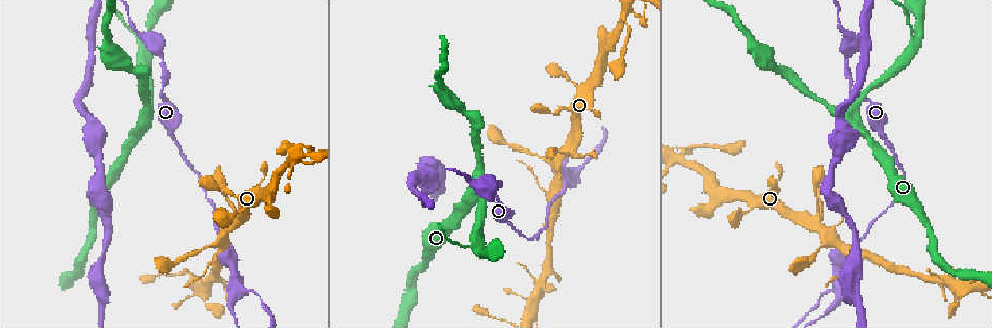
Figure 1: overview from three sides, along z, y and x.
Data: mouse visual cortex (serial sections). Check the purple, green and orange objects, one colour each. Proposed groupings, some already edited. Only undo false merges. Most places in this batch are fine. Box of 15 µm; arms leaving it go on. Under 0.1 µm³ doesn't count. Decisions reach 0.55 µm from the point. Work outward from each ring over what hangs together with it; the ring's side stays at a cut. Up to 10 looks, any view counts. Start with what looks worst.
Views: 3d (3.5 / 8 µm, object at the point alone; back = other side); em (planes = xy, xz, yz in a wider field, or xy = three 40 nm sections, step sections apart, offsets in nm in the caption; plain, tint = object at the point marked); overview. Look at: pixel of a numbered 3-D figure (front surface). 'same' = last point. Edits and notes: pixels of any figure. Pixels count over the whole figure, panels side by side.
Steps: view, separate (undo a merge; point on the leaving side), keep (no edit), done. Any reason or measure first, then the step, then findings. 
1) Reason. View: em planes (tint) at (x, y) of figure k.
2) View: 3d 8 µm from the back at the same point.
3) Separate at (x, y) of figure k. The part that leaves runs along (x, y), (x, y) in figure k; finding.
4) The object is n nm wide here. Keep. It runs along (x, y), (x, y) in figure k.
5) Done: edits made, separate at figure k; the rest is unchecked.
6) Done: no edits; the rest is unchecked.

Abrupt turn. View: 3d 3.5 µm at (851, 89) of figure 1.

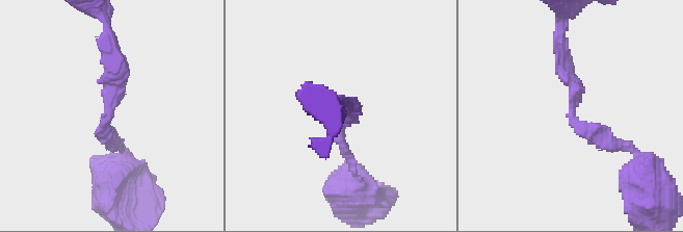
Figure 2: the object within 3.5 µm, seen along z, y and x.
The arms are 150, 200 nm wide; need the tissue. View: em xy step 1 (plain) at (103, 119) of figure 2.

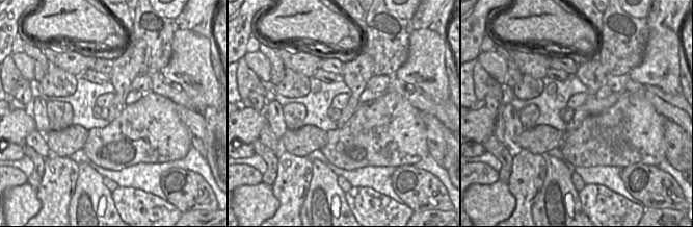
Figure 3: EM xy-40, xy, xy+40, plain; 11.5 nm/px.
View: em xy step 1 (tint) at the same point.

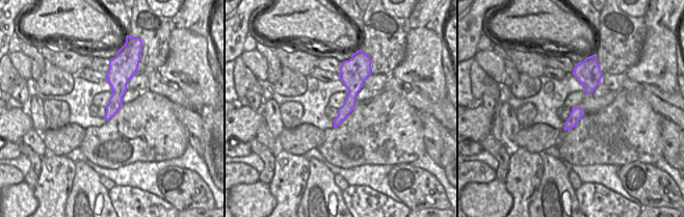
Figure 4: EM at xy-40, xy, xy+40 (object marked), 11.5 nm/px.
The object is 140 nm wide here. Keep. It runs along (628, 148), (575, 122), (561, 54) in figure 2; all the same cell.

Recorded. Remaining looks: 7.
Thin arm on a thick one. View: 3d 3.5 µm at (681, 159) of figure 1.

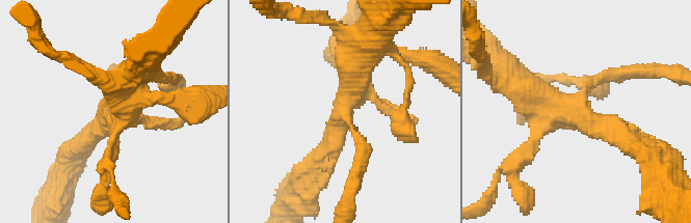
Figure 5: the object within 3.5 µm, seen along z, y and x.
View: em xy step 1 (tint) at (577, 109) of figure 5.

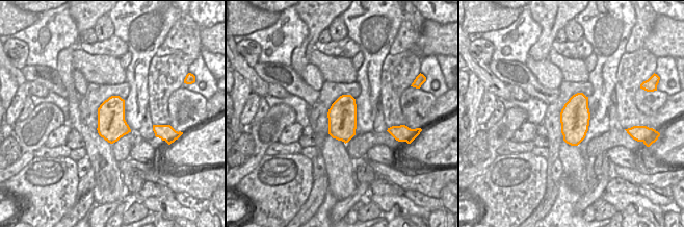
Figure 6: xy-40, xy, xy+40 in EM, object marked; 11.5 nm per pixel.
Keep. It runs along (317, 163), (354, 64), (374, 54) in figure 5; one cell here.

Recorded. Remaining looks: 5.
View: 3d 3.5 µm from the back at (912, 44) of figure 1.

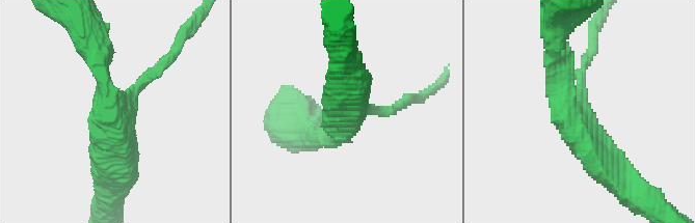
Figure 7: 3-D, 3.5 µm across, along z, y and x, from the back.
Shape alone is not enough. View: em planes (tint) at (120, 118) of figure 7.

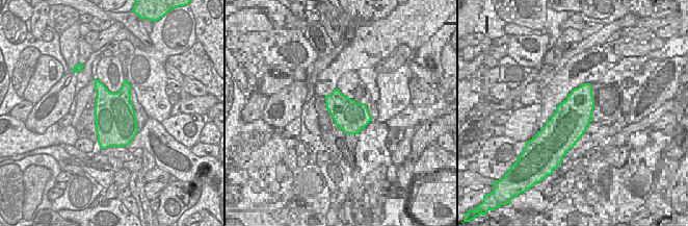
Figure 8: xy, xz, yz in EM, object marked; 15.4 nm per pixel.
View: em xy step 3 (tint) at the same point.

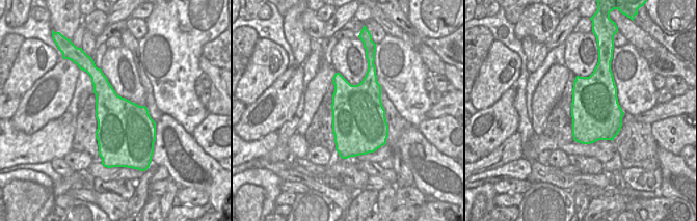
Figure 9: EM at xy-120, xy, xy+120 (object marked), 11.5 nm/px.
3 arms meet here. Keep. It runs along (615, 175), (564, 112), (554, 61) in figure 7; continuous, no second cell.

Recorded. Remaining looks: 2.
A fork. View: 3d 3.5 µm at (575, 173) of figure 1.

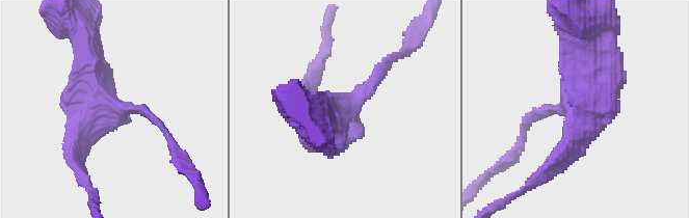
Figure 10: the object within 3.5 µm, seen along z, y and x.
Shape alone is not enough. View: em xy step 2 (tint) at (107, 102) of figure 10.

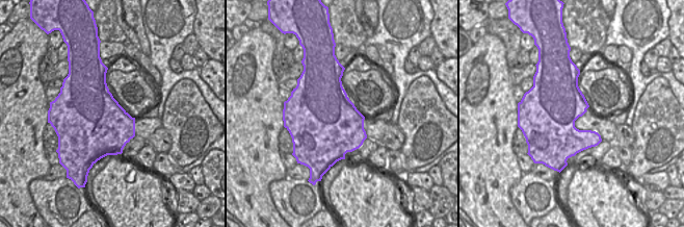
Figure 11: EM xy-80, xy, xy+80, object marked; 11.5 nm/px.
Keep. It runs along (584, 29), (590, 109), (560, 154) in figure 10; continuous, no second cell.

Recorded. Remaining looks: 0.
Done: no edits; the rest is unchecked.

